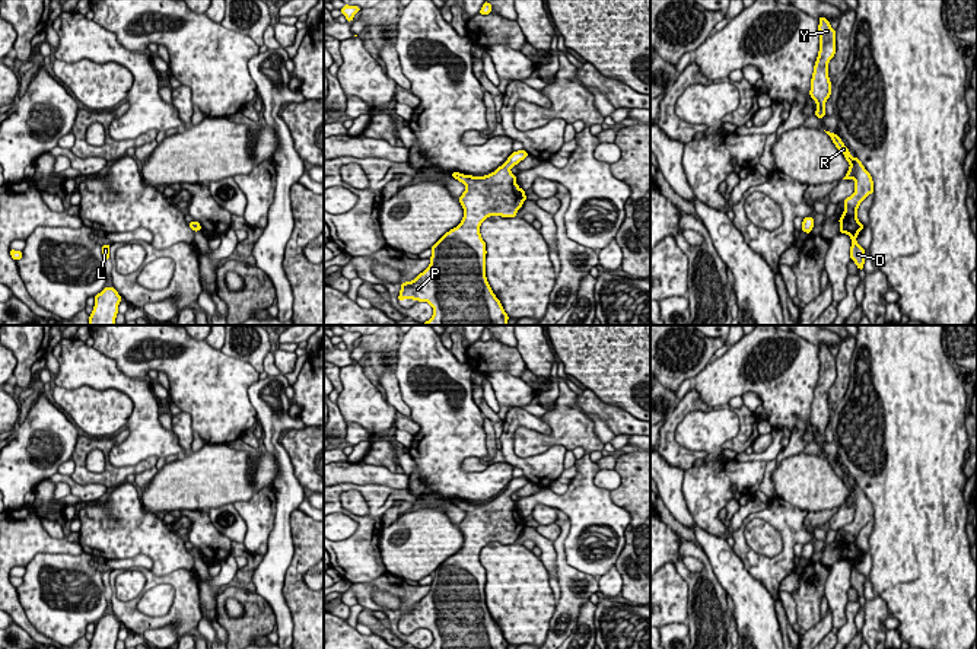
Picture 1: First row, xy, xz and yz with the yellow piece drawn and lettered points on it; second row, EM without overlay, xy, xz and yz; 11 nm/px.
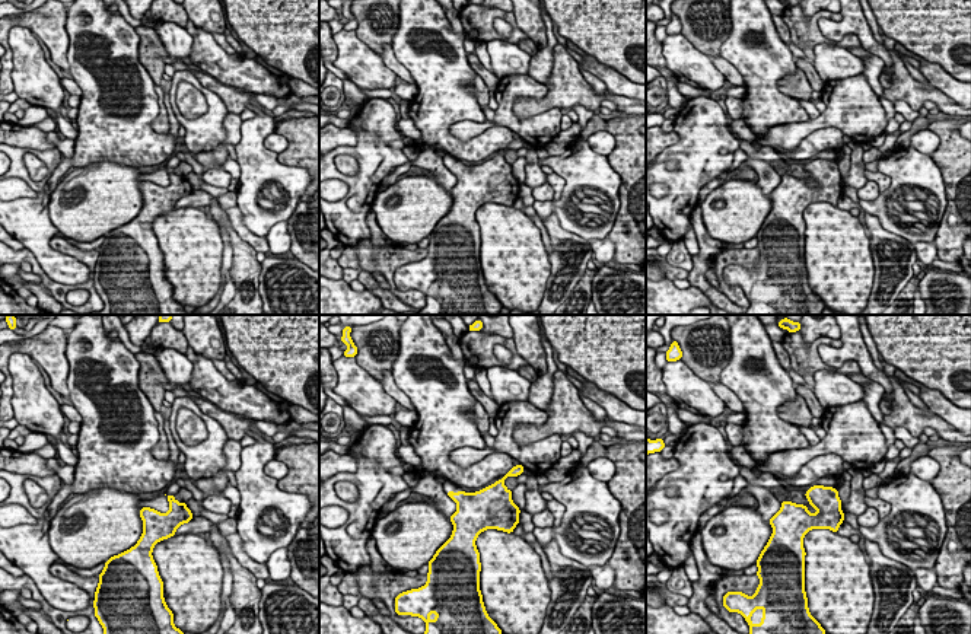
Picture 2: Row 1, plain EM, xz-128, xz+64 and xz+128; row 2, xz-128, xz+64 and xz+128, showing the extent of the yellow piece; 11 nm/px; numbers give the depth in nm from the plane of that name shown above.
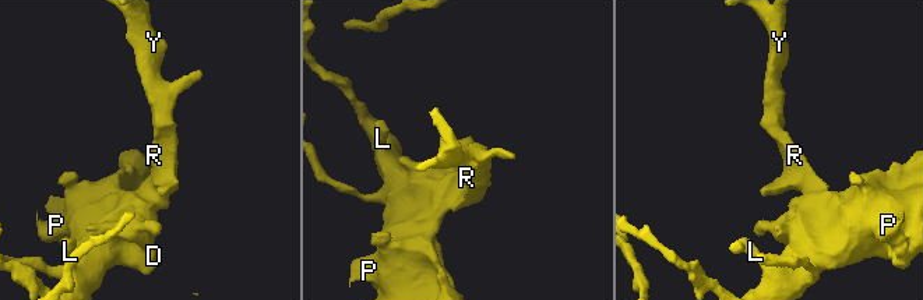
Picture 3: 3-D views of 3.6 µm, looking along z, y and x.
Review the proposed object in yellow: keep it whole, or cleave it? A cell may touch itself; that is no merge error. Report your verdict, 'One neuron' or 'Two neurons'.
One neuron

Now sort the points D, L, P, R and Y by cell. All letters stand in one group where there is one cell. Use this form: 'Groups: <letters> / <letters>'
Groups: D L P R Y

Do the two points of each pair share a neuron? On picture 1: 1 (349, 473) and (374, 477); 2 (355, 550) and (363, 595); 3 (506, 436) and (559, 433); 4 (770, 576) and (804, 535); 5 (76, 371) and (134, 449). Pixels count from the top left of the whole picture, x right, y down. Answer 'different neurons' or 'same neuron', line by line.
1: same neuron
2: different neurons
3: different neurons
4: same neuron
5: same neuron

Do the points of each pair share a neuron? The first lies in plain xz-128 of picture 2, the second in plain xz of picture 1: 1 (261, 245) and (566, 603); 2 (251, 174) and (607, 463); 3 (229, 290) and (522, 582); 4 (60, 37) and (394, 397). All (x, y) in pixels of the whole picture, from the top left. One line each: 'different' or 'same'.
1: same
2: different
3: different
4: same

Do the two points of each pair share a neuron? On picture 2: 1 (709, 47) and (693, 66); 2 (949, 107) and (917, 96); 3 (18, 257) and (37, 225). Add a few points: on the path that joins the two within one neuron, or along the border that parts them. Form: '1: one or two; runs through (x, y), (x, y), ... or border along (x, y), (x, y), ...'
1: two; border along (681, 32), (699, 50), (713, 57)
2: one; runs through (942, 101), (935, 95), (925, 95)
3: two; border along (25, 248), (47, 276)

